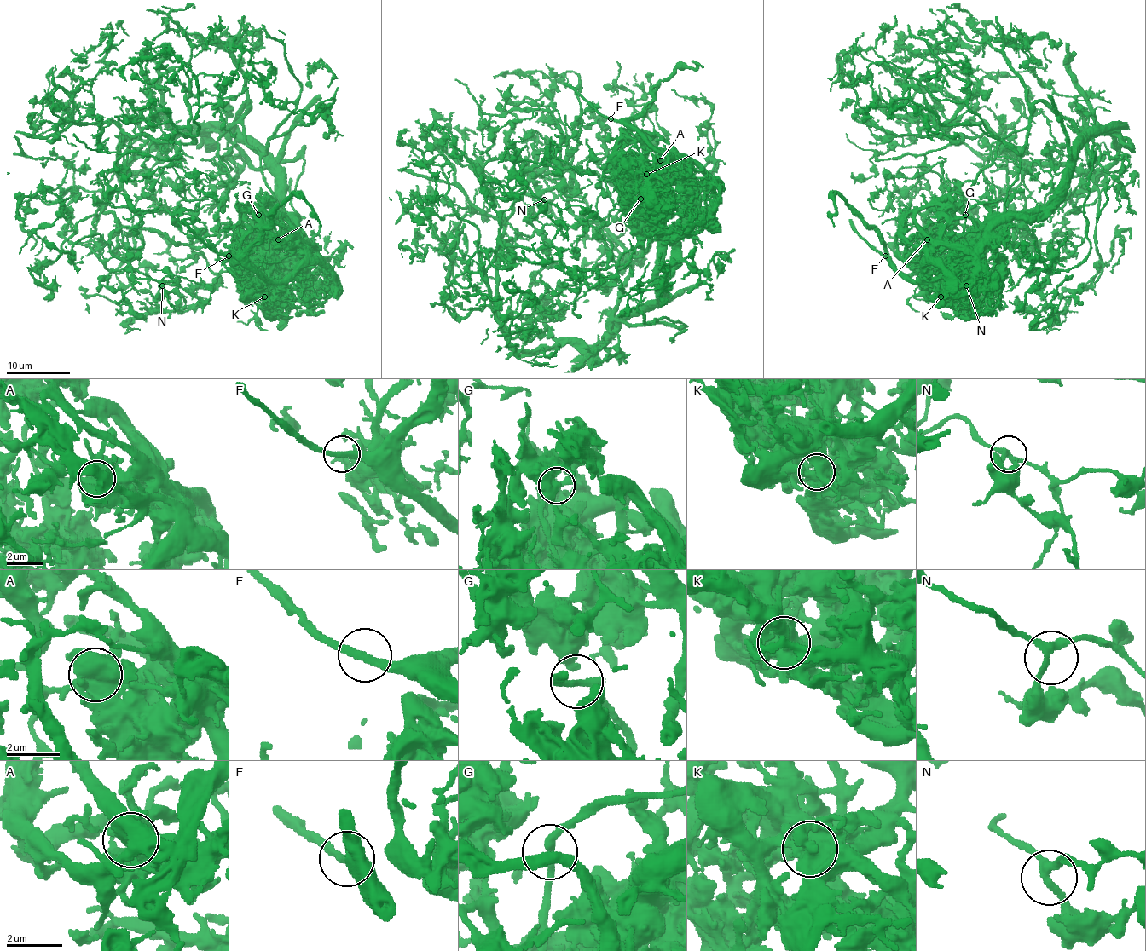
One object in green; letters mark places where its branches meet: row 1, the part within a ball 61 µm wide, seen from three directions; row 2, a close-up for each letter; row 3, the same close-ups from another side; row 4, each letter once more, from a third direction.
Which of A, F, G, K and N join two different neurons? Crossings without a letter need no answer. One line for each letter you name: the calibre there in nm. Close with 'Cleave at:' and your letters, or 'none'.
G: 280 nm
K: 700 nm
Cleave at: G, K

